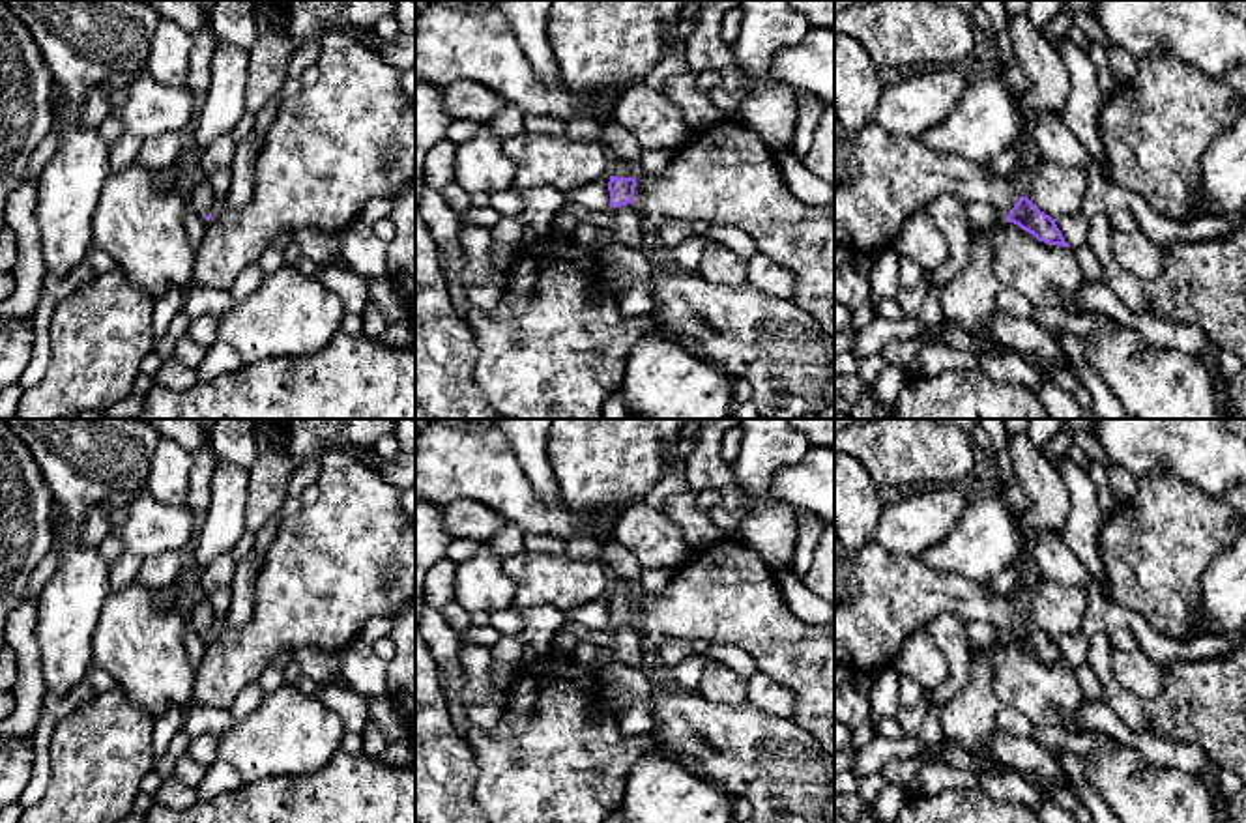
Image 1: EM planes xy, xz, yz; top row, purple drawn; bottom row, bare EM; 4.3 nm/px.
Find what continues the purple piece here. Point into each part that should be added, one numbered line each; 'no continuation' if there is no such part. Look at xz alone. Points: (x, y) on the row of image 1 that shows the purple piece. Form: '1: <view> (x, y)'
1: xz (618, 167)

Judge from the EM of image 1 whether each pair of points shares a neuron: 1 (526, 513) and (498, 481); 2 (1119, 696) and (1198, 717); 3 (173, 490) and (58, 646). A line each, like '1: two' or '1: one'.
1: one
2: one
3: two

